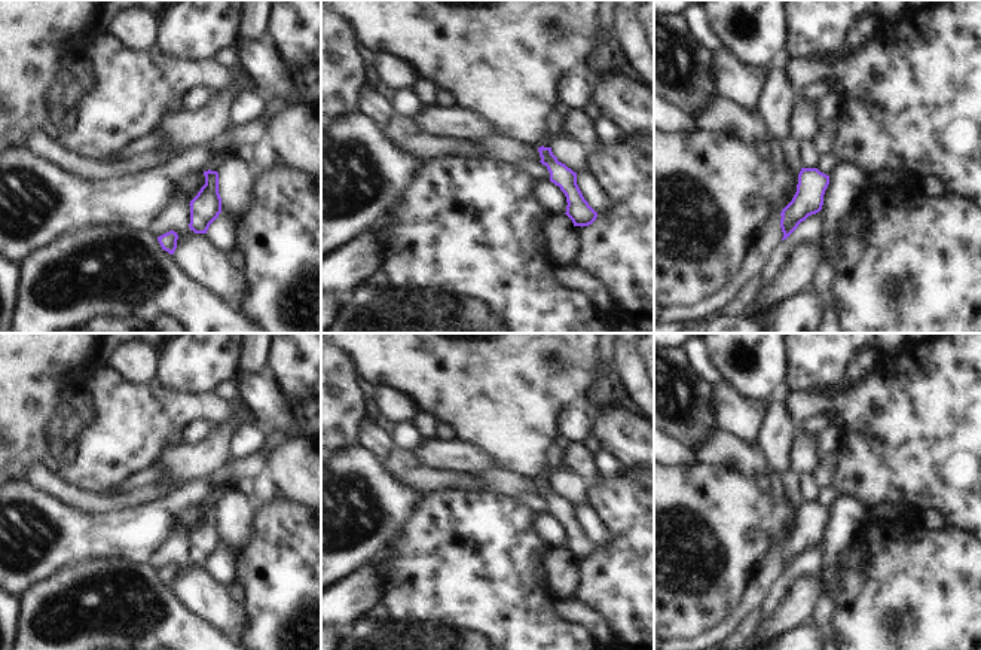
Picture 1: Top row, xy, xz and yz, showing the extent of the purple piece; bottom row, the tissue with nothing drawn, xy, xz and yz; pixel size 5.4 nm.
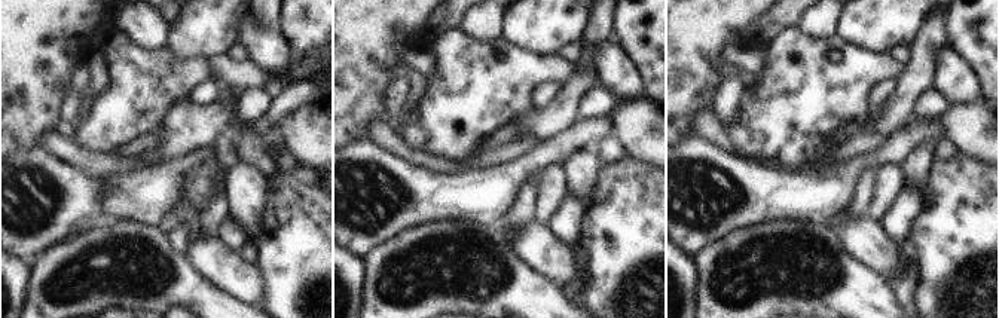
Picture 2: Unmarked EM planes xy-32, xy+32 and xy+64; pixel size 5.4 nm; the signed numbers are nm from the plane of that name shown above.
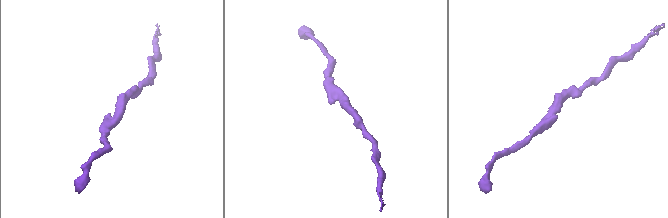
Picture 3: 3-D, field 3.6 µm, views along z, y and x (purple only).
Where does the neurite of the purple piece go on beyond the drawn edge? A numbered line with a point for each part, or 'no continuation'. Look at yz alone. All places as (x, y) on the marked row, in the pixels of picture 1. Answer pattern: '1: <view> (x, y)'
1: yz (788, 147)

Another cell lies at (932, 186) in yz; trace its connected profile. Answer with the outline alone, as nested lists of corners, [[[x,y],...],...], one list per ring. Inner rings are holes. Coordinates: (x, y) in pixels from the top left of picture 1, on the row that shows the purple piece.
[[[929,177],[922,181],[923,192],[930,198],[939,198],[945,195],[945,187],[938,177]]]

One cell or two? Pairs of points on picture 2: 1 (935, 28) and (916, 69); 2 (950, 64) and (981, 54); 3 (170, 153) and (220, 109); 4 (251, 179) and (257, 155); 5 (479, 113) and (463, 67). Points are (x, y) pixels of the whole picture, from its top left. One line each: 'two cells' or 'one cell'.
1: one cell
2: two cells
3: one cell
4: two cells
5: one cell

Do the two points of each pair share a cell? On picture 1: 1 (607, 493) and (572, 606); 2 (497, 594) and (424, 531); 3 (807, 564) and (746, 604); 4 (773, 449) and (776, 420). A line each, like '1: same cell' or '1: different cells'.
1: different cells
2: same cell
3: different cells
4: same cell

